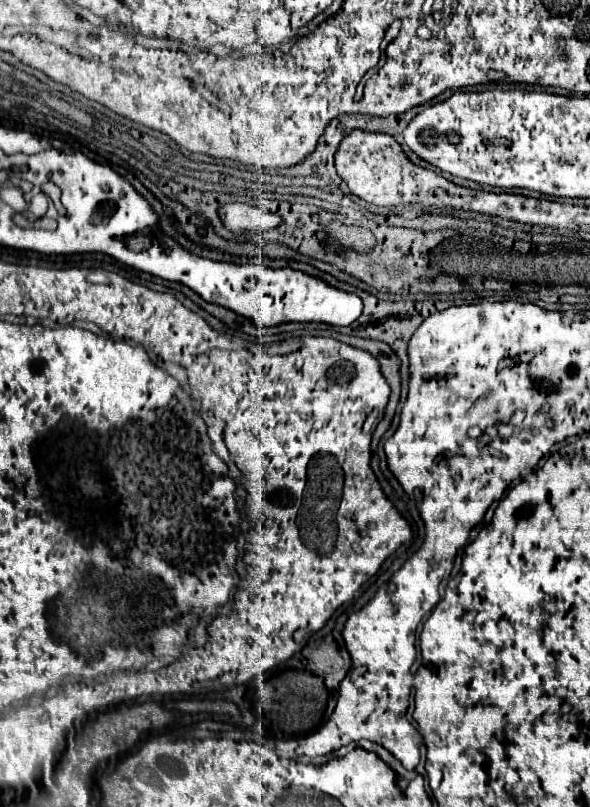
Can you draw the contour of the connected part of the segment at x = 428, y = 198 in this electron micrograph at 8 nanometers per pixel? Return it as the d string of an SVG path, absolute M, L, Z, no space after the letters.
M352 131L346 135L336 151L336 171L346 181L348 189L360 199L374 205L401 205L419 203L436 206L434 189L441 188L454 194L454 184L442 175L414 165L394 137L370 131Z

